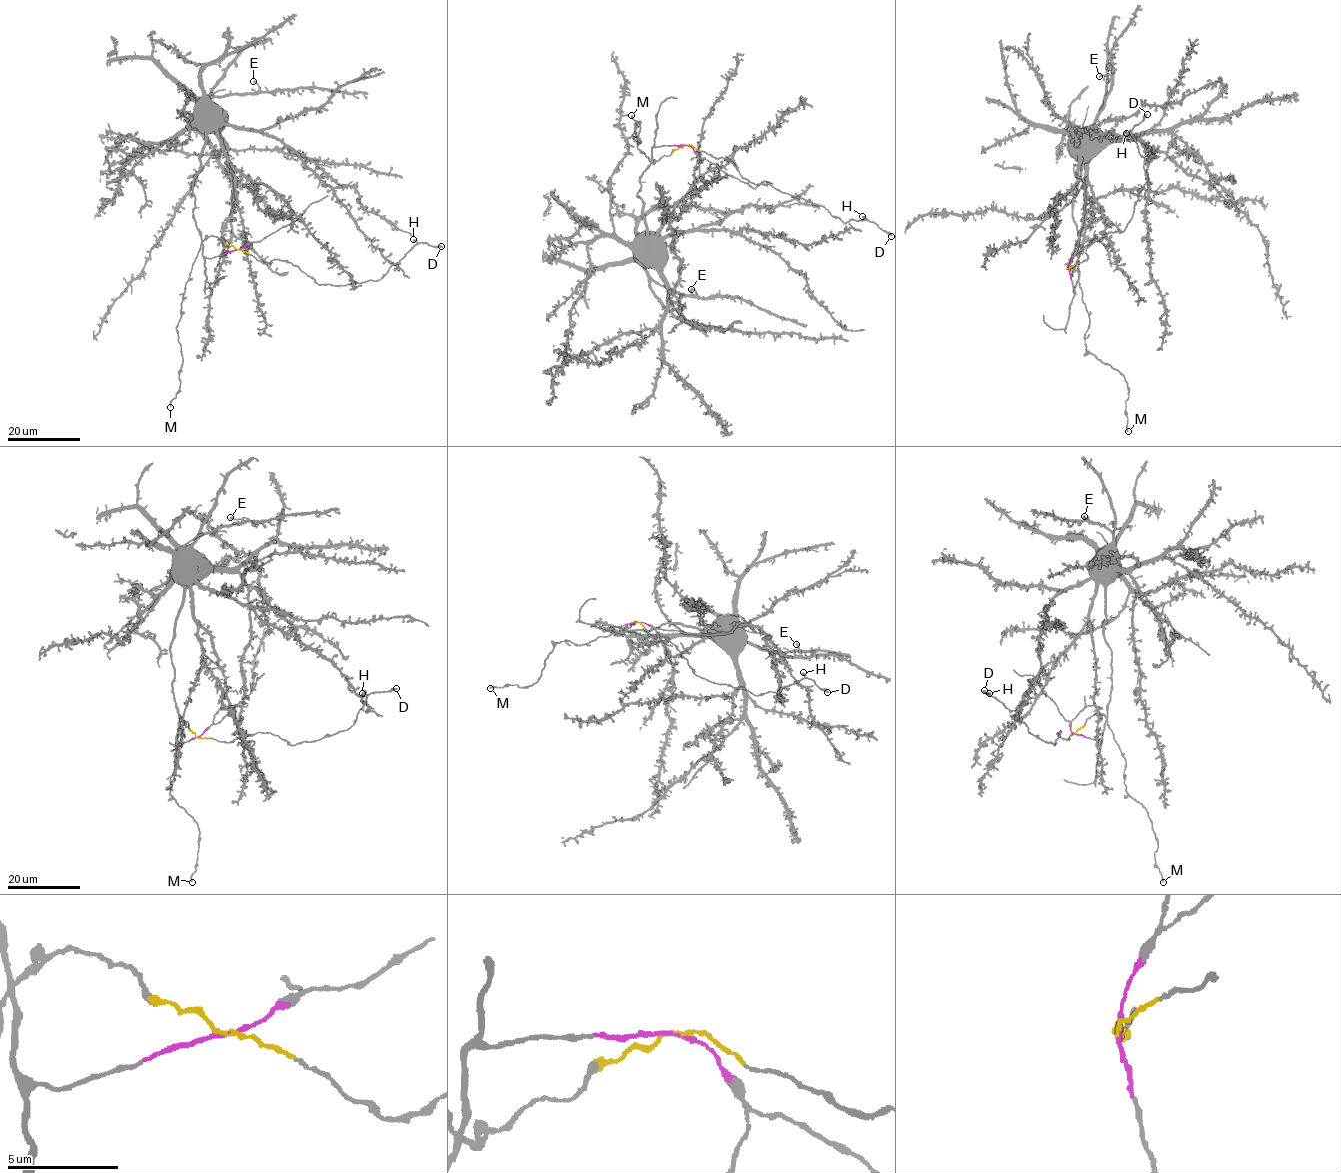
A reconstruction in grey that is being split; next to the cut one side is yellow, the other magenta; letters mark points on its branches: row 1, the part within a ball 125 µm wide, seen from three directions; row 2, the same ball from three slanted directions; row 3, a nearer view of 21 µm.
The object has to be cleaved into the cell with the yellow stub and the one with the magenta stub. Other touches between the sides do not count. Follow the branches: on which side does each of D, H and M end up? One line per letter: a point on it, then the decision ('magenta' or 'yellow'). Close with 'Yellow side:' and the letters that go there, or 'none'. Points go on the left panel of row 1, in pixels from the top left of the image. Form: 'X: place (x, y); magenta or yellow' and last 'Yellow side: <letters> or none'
D: place (441, 246); yellow
H: place (413, 239); yellow
M: place (170, 407); yellow
Yellow side: D, H, M

